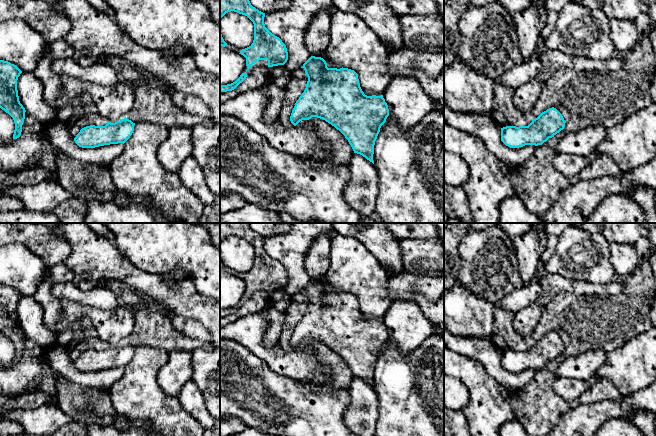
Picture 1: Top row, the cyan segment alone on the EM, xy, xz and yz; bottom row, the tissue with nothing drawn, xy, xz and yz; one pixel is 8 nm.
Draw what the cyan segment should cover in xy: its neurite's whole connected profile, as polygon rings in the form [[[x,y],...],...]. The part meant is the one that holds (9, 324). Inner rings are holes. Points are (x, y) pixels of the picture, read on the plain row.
[[[0,284],[0,332],[14,344],[13,363],[20,361],[25,343],[25,332],[19,325],[17,304],[22,295],[8,285]]]

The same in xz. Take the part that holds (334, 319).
[[[311,280],[301,291],[308,301],[306,312],[296,325],[290,345],[296,350],[302,344],[317,341],[339,354],[351,369],[354,377],[373,385],[374,369],[381,350],[389,340],[388,329],[381,320],[367,320],[360,311],[358,298],[348,292],[328,292],[321,281]]]

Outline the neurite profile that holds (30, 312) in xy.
[[[22,296],[17,304],[19,325],[26,336],[47,350],[55,345],[55,336],[44,322],[44,309],[33,296]]]

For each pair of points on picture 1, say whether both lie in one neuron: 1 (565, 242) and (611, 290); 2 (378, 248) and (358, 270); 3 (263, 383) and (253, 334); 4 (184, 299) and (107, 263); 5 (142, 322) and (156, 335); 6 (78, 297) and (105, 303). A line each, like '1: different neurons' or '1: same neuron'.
1: different neurons
2: different neurons
3: different neurons
4: same neuron
5: same neuron
6: same neuron

